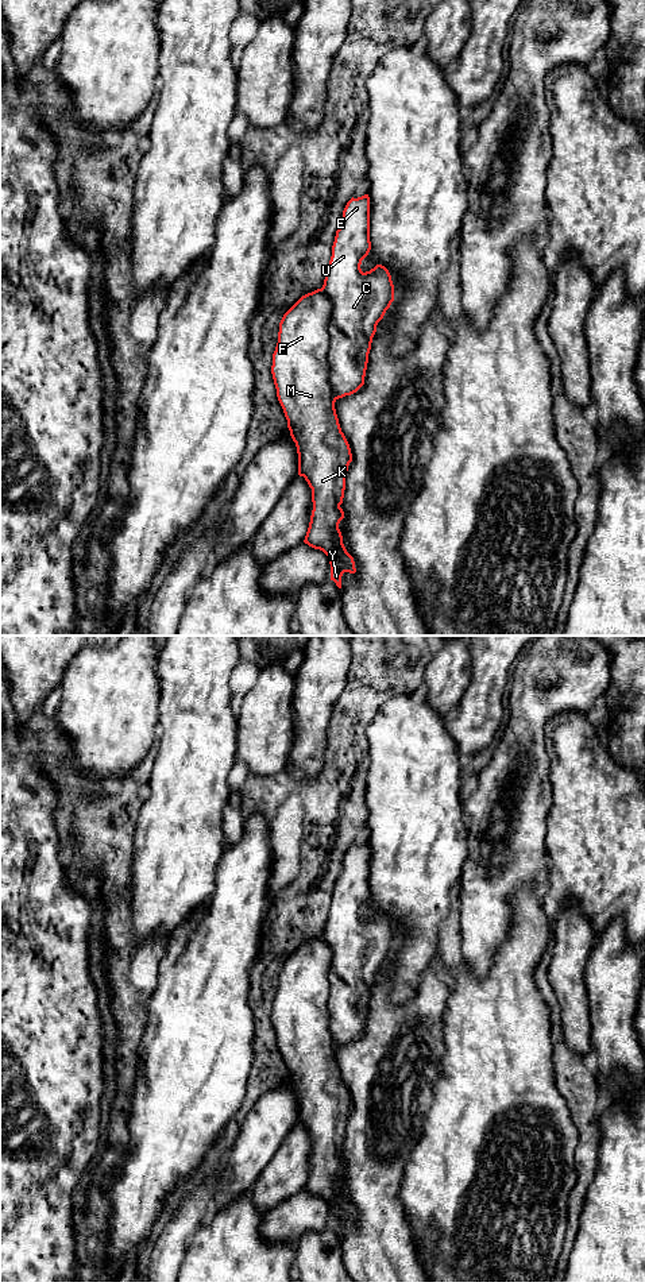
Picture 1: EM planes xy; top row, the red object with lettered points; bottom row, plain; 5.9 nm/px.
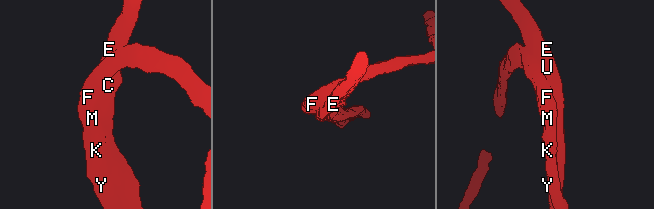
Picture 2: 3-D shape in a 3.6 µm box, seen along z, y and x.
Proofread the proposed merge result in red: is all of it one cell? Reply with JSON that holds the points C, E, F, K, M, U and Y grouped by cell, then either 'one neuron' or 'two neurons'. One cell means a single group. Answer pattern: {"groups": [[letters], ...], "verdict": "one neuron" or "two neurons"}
{"groups": [["C", "E", "U"], ["F", "K", "M", "Y"]], "verdict": "two neurons"}

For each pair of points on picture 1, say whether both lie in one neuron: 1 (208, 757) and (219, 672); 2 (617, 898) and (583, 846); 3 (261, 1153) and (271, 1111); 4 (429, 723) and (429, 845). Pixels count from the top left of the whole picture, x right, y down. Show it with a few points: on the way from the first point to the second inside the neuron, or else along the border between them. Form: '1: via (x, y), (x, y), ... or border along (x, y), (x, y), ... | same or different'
1: via (208, 736), (208, 699), (211, 694) | same
2: via (617, 885), (617, 880), (595, 858) | same
3: via (261, 1142), (261, 1134), (269, 1122) | same
4: via (429, 753), (429, 815) | same

